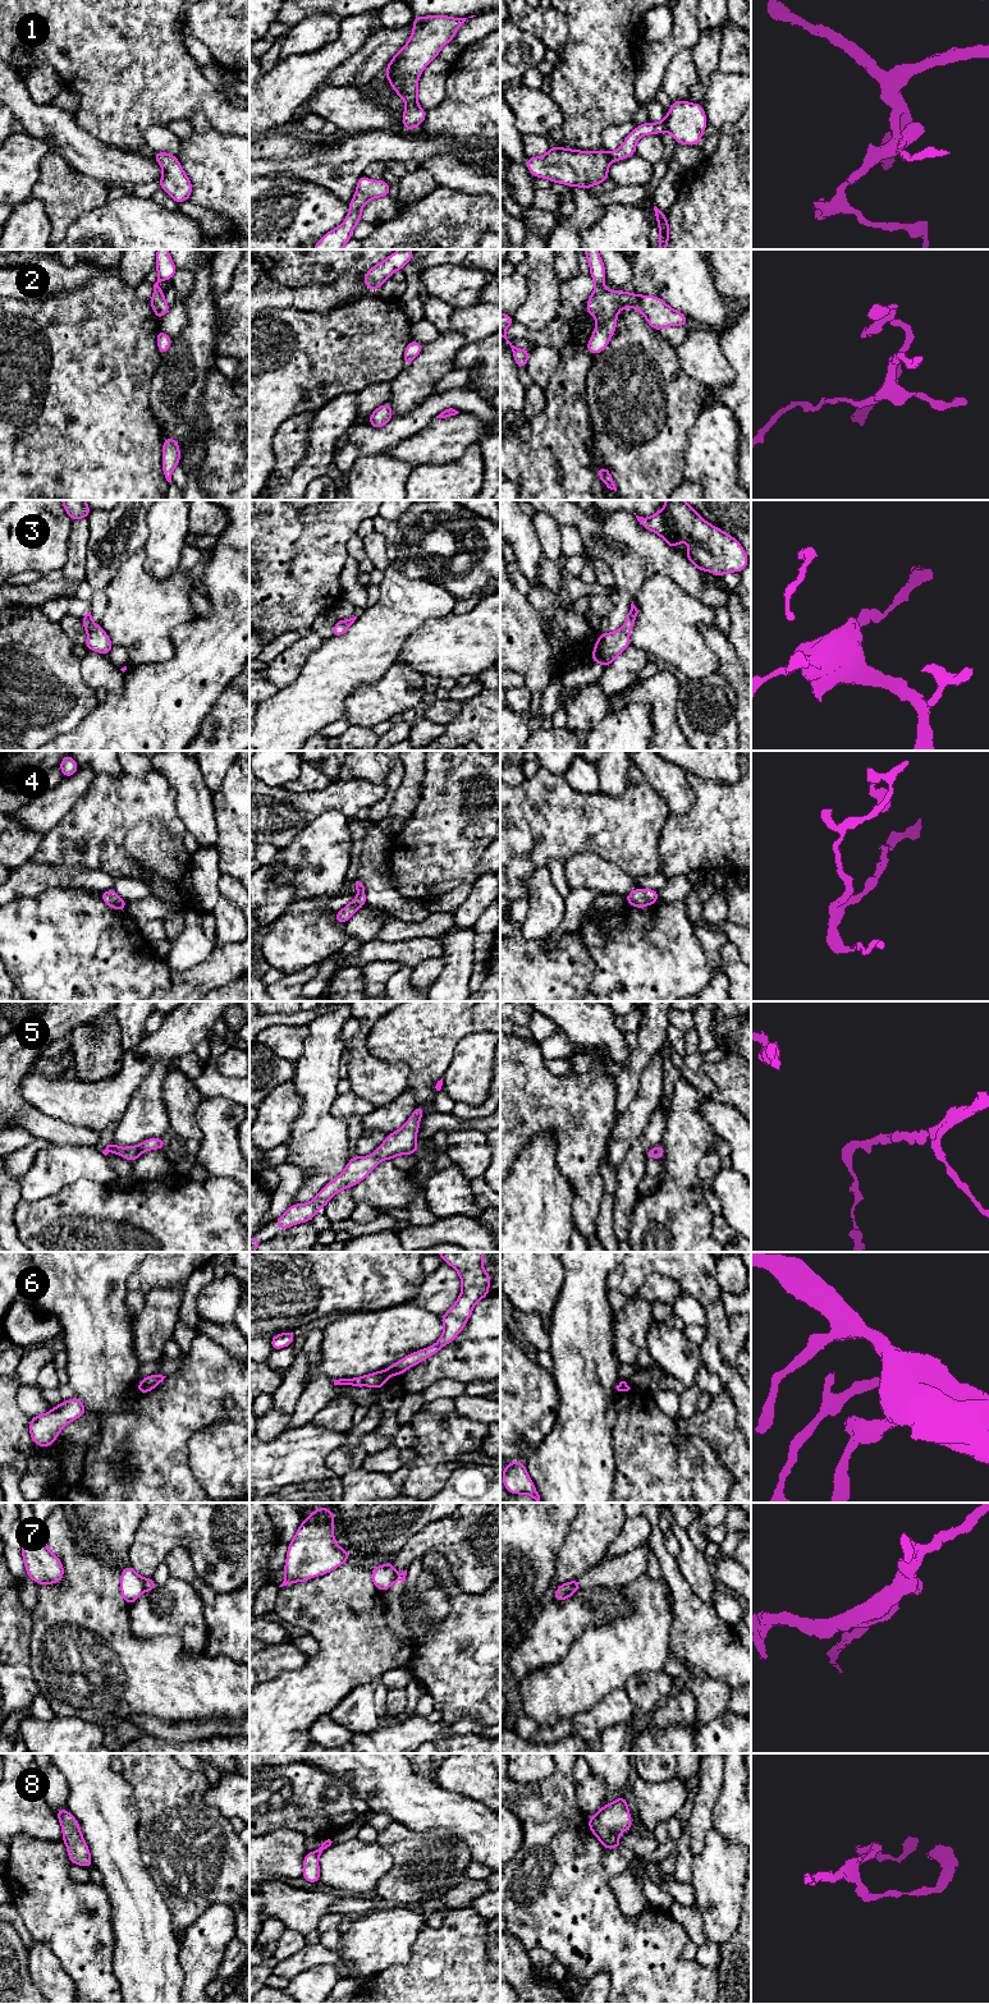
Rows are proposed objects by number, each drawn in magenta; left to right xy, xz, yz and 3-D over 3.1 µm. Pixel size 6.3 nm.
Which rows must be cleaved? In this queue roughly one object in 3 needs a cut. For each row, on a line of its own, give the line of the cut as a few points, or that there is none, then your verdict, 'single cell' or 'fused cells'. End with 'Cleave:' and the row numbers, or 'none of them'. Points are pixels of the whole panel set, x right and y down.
1: no cut; single cell
2: no cut; single cell
3: no cut; single cell
4: no cut; single cell
5: no cut; single cell
6: cut in xz along (387, 1370), (390, 1375); fused cells
7: cut in xy along (143, 1578), (143, 1587), (146, 1590); fused cells
8: no cut; single cell
Cleave: 6, 7

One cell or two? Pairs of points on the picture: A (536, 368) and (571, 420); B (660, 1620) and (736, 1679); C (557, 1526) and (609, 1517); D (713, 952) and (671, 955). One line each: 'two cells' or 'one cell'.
A: two cells
B: two cells
C: two cells
D: two cells

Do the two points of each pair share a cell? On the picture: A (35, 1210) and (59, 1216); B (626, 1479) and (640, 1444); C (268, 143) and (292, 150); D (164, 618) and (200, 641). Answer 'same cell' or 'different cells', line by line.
A: same cell
B: same cell
C: same cell
D: different cells

